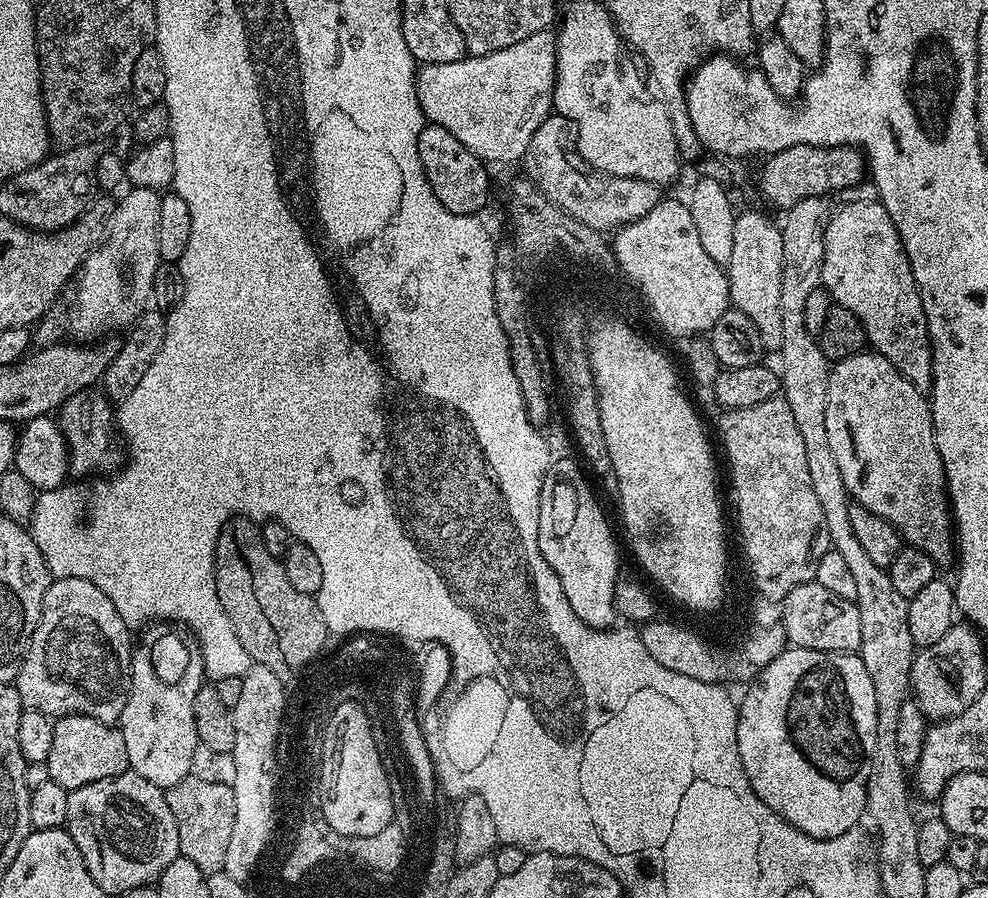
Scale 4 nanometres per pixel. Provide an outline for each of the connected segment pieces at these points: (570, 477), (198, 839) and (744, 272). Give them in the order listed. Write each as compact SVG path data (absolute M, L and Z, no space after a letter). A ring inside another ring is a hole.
M553 459L544 472L538 506L538 550L542 558L546 558L550 570L554 570L554 574L558 576L558 582L562 582L562 594L566 594L566 602L570 602L570 610L578 614L583 624L591 628L607 629L610 622L617 619L614 590L621 575L620 556L616 553L612 528L608 525L608 520L604 517L583 470L572 460Z
M190 774L173 788L167 789L164 797L170 806L170 814L174 814L174 826L178 826L180 855L190 858L190 862L194 862L194 866L198 866L198 870L202 870L207 877L223 872L236 817L232 786L206 782Z
M741 211L734 222L734 250L730 253L730 262L726 266L726 271L728 273L728 298L731 307L742 310L746 314L746 318L750 318L750 322L754 322L754 326L762 338L765 349L779 349L780 343L782 342L782 313L778 310L778 301L782 295L782 234L780 233L777 221L767 220L760 212Z

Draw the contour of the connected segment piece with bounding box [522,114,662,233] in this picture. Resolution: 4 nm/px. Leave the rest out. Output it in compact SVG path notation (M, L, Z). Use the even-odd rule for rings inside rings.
M549 114L542 126L534 130L530 146L526 146L522 167L525 172L523 175L550 202L602 233L623 228L642 218L642 214L650 214L650 210L654 210L654 206L662 199L661 189L657 185L634 178L606 176L585 166L584 159L576 151L572 121L565 116Z

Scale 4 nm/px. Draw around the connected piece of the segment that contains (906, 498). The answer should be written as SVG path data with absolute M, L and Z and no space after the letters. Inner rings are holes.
M861 350L831 365L830 390L826 390L826 435L838 461L842 482L859 507L886 518L900 533L905 545L922 550L938 566L954 560L954 521L944 480L942 458L934 442L932 405L890 361L875 350Z

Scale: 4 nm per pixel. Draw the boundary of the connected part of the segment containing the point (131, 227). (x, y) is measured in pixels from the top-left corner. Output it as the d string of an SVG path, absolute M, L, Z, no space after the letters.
M129 187L128 193L124 197L119 197L116 200L116 209L114 214L110 218L108 228L104 232L104 236L100 240L100 245L97 248L88 253L88 257L85 258L84 263L81 264L78 275L74 280L74 288L76 284L76 309L72 312L72 317L69 318L68 324L72 327L73 337L76 338L104 338L112 332L115 328L121 328L121 330L127 329L129 326L136 323L136 319L139 318L141 312L145 311L149 307L148 299L152 296L152 287L156 284L156 271L162 268L162 261L160 259L160 251L158 250L158 206L160 205L161 193L154 188L134 188Z

